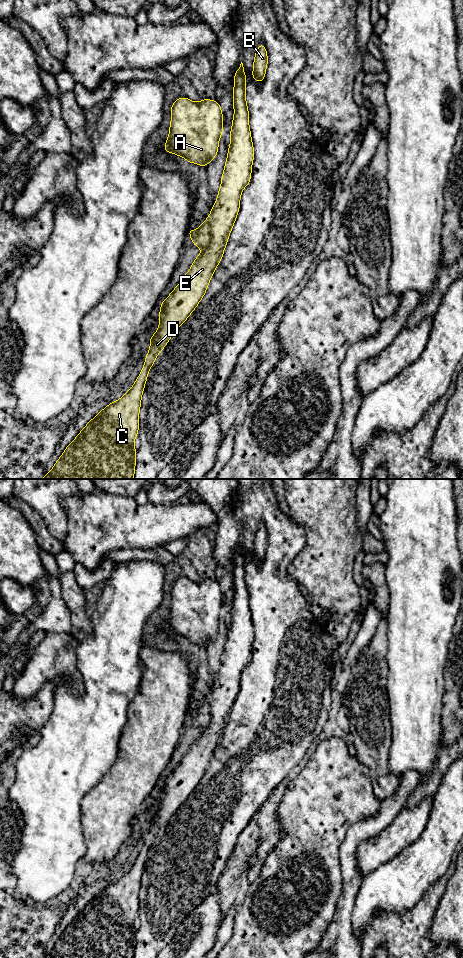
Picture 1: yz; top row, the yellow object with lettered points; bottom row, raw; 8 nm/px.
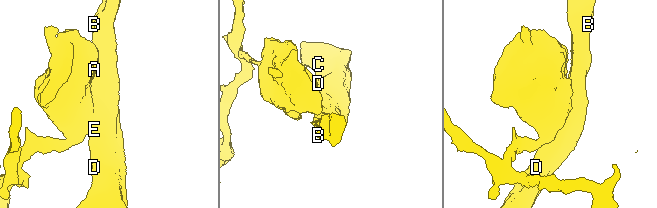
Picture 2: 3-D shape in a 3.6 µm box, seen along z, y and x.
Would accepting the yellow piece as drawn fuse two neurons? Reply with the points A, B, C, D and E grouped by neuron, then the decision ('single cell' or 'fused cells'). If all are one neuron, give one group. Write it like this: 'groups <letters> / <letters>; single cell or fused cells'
groups A / B C D E; fused cells

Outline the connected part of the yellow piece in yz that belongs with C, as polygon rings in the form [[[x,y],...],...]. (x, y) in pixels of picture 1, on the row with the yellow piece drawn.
[[[243,63],[234,75],[233,108],[234,117],[230,132],[230,146],[221,177],[221,185],[217,199],[207,218],[210,226],[210,242],[207,248],[196,256],[189,271],[170,295],[162,301],[158,317],[159,328],[149,338],[150,349],[145,356],[143,369],[138,378],[119,400],[108,404],[80,431],[76,438],[66,447],[51,471],[41,479],[133,479],[136,465],[134,439],[138,436],[139,411],[141,398],[148,373],[157,355],[166,347],[177,329],[187,320],[190,314],[204,297],[215,269],[221,262],[231,230],[240,209],[243,189],[251,182],[254,147],[249,126],[249,111],[246,103],[246,76]]]

